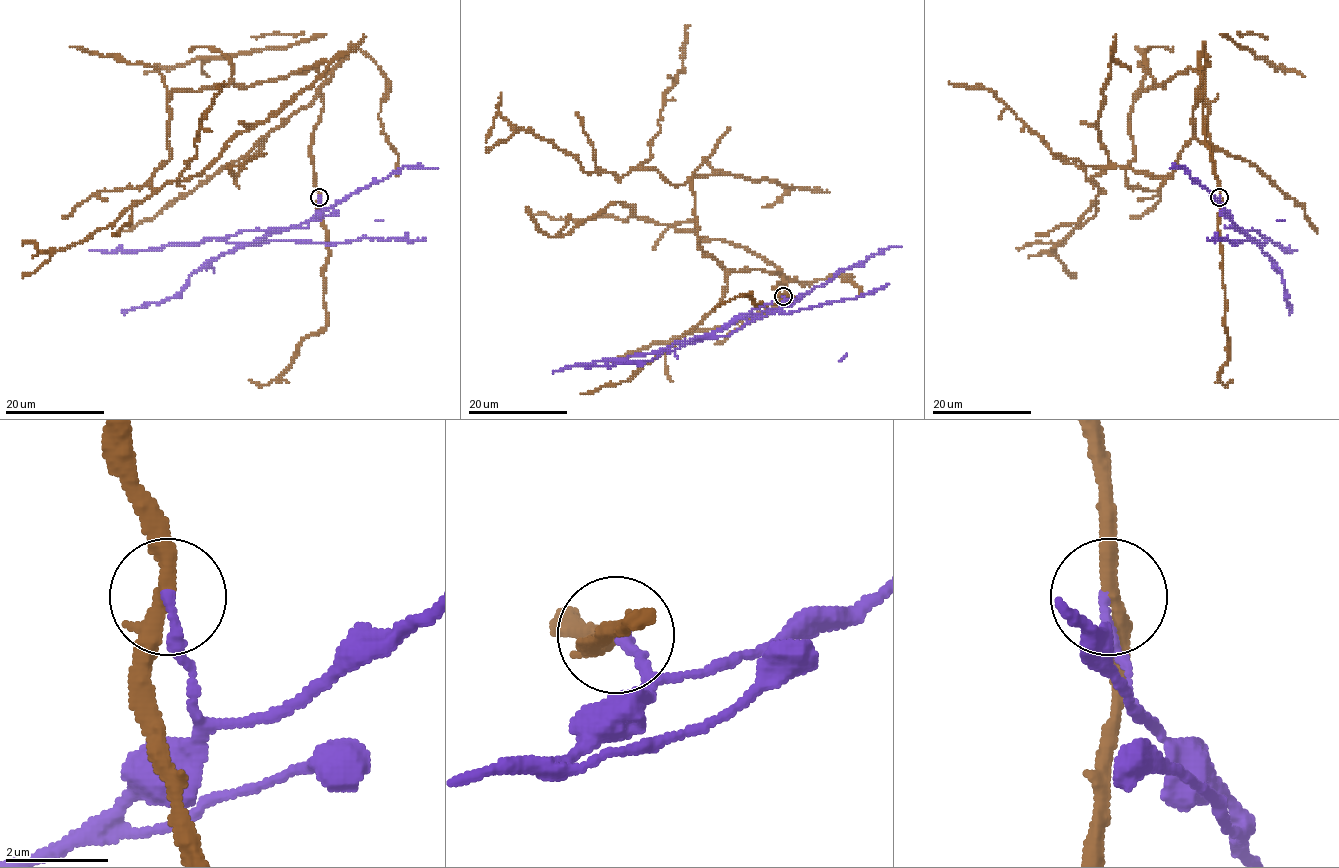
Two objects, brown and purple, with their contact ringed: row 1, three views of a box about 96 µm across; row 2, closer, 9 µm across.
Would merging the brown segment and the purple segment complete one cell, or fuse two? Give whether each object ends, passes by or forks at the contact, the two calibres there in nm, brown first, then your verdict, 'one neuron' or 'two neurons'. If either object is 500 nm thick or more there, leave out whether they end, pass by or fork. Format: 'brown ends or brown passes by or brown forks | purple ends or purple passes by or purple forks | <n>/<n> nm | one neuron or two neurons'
brown passes by | purple ends | 300/200 nm | two neurons

